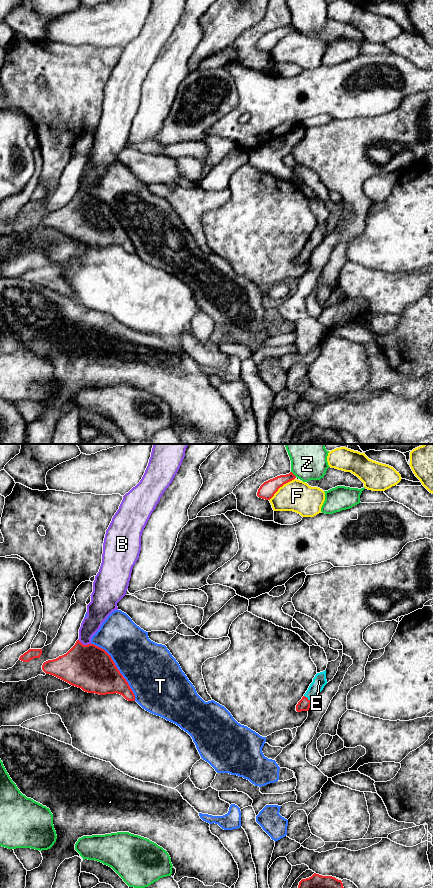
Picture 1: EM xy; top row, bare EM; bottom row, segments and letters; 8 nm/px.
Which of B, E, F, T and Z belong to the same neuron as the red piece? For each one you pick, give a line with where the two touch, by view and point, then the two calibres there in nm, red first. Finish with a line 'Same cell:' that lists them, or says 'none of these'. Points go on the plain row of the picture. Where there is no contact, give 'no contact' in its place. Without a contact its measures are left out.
E: meets red in xy at (307, 250); 100 nm thick on the red side, 110 nm on the other
Same cell: E

